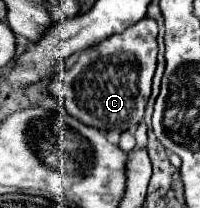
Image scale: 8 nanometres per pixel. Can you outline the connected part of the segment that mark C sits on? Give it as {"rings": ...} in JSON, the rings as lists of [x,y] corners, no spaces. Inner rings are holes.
{"rings":[[[143,17],[123,33],[111,35],[95,47],[85,49],[77,63],[55,75],[51,93],[59,97],[61,107],[81,123],[95,129],[117,129],[135,133],[143,121],[145,105],[151,95],[151,81],[157,59],[157,21]]]}

